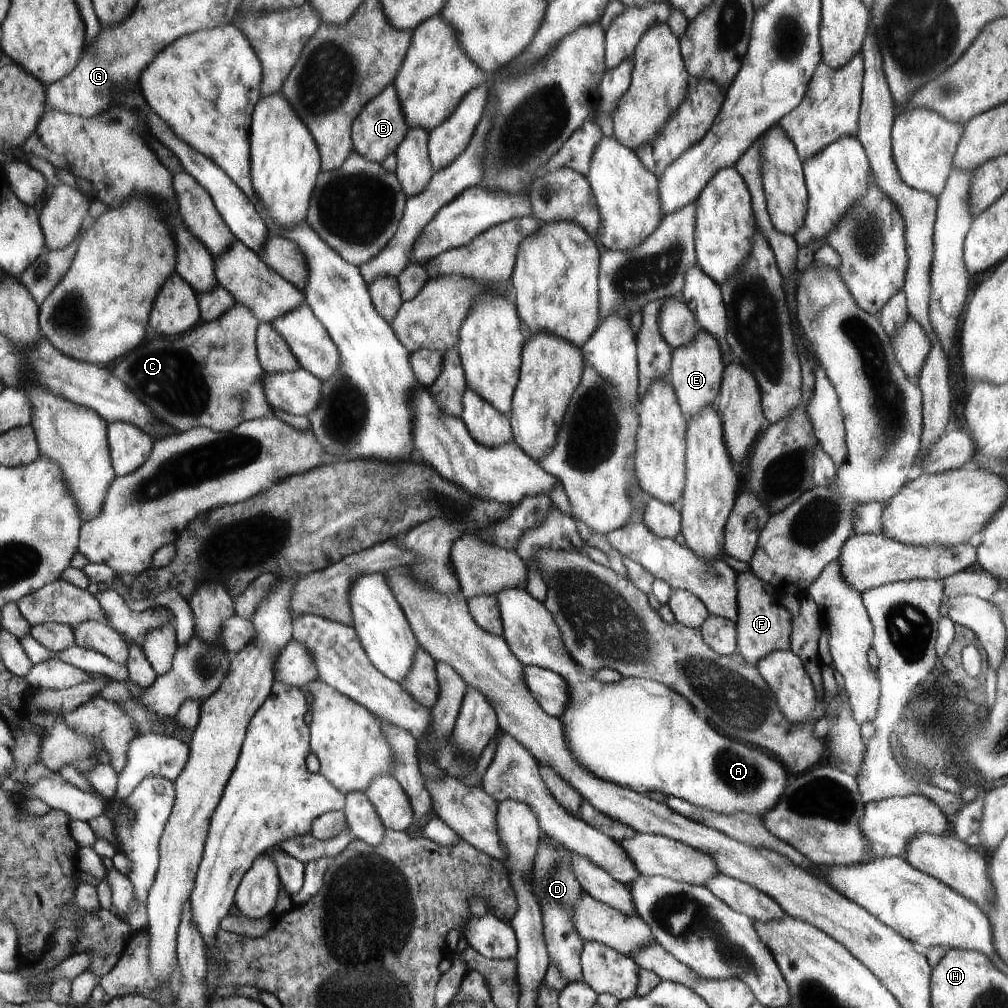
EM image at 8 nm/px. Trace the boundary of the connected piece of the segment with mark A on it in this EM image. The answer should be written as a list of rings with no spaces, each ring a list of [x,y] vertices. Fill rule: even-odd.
[[[506,589],[496,595],[496,598],[503,619],[502,637],[510,644],[516,658],[524,666],[532,665],[556,671],[570,684],[570,704],[559,722],[563,723],[572,752],[593,775],[640,793],[659,792],[684,798],[715,813],[745,812],[762,817],[780,802],[790,781],[774,756],[770,758],[758,747],[752,748],[752,745],[746,746],[746,743],[740,744],[736,740],[724,738],[724,735],[720,736],[716,729],[712,730],[706,720],[702,720],[694,712],[695,707],[687,698],[663,683],[640,677],[622,677],[615,683],[597,679],[592,671],[576,662],[564,646],[562,631],[552,618],[551,611],[526,589]]]

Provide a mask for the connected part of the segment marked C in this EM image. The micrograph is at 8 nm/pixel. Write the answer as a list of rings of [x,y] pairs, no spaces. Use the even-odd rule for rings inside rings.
[[[238,302],[235,309],[227,312],[220,320],[202,322],[185,338],[156,338],[140,345],[113,365],[112,371],[121,381],[127,382],[140,400],[151,406],[162,421],[175,427],[178,432],[183,433],[196,427],[210,427],[218,432],[231,431],[244,421],[261,419],[273,413],[264,392],[266,371],[258,357],[259,325],[259,318],[256,318],[248,305]]]

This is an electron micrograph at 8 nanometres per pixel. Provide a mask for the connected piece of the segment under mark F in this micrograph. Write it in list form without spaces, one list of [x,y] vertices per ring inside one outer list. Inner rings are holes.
[[[752,570],[738,573],[739,618],[737,628],[737,650],[750,664],[758,665],[762,658],[776,651],[788,650],[791,647],[790,612],[774,604],[764,590],[764,581]]]

